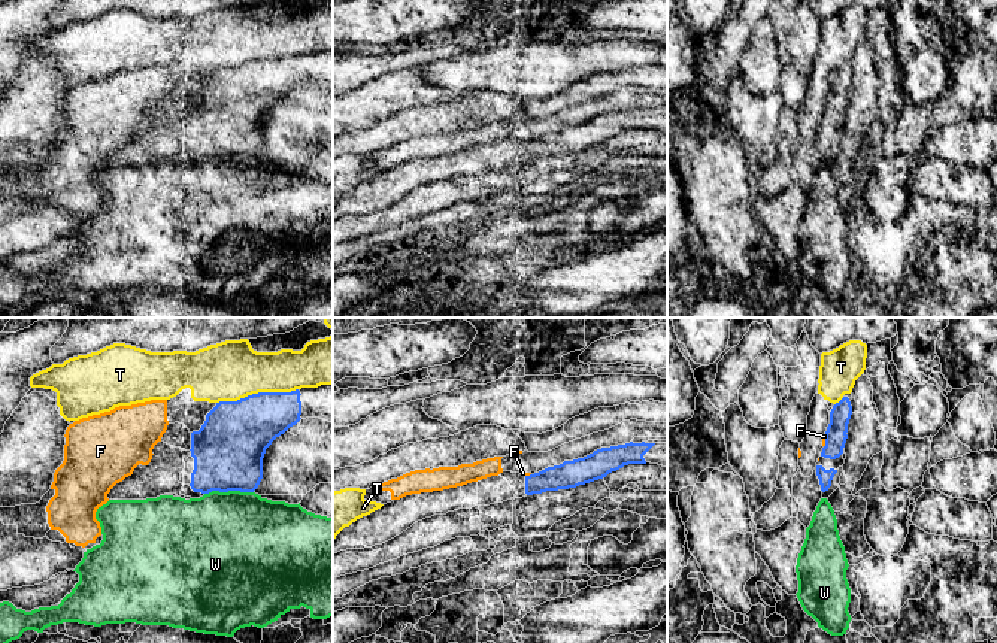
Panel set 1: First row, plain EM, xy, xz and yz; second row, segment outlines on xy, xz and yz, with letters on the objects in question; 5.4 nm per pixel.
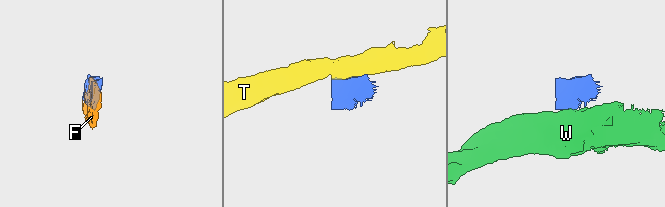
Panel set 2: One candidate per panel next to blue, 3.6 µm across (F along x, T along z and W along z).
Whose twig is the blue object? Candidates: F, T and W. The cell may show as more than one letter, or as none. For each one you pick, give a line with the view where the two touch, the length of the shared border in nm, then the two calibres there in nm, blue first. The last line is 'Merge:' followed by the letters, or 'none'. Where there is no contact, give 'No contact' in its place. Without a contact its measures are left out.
Merge: none

